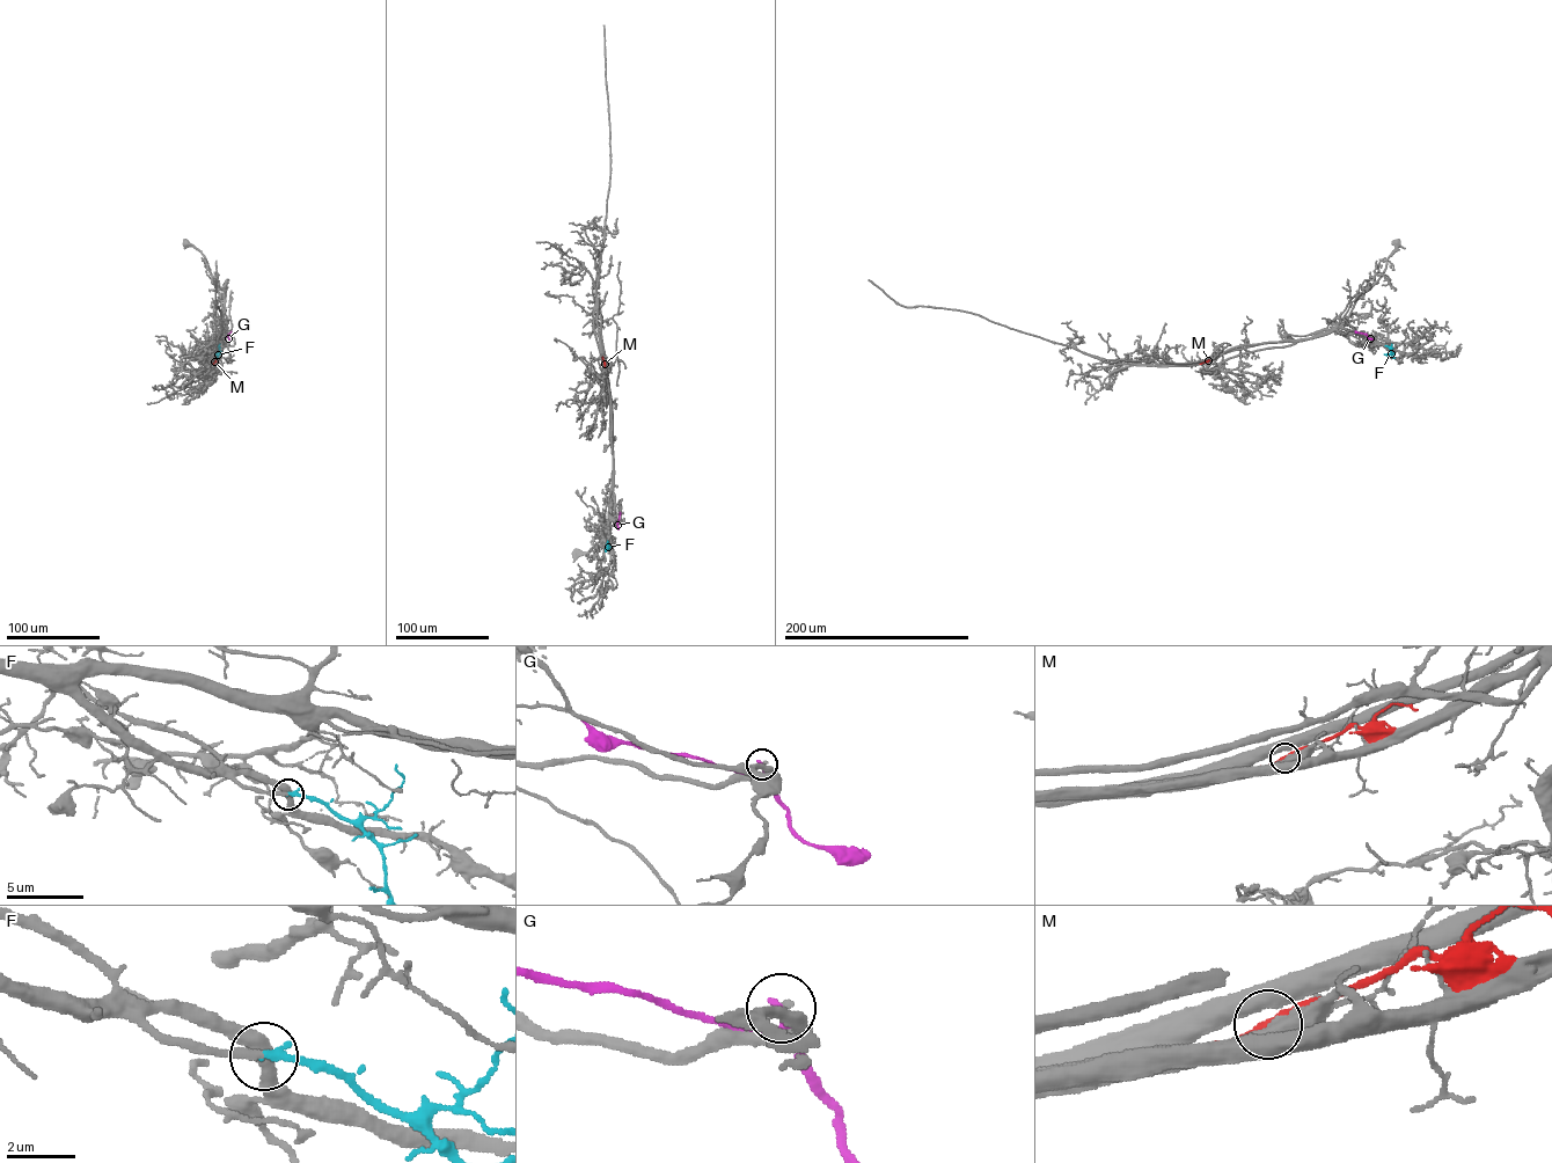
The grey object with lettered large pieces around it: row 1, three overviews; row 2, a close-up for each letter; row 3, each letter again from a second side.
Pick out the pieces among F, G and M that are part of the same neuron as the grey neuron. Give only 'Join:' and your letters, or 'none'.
Join: F

